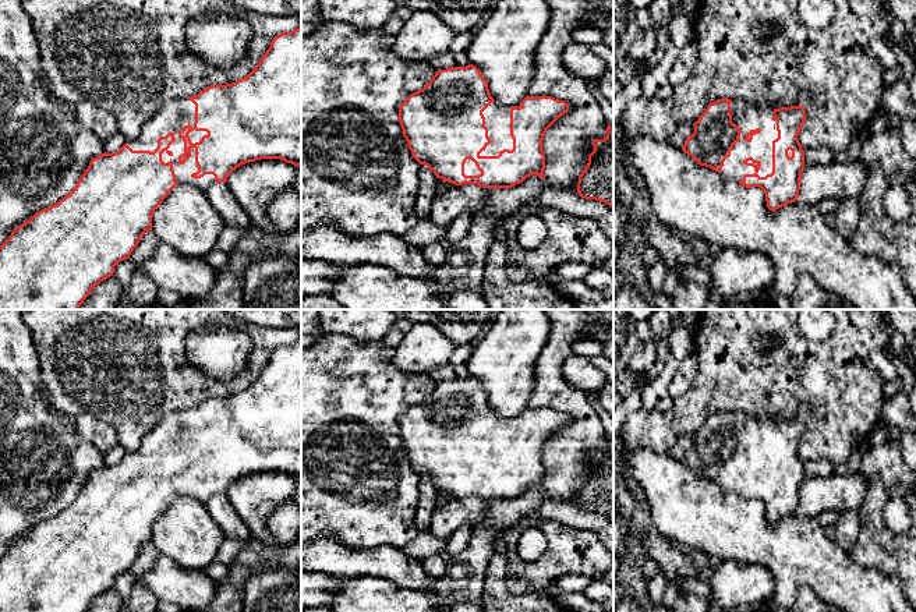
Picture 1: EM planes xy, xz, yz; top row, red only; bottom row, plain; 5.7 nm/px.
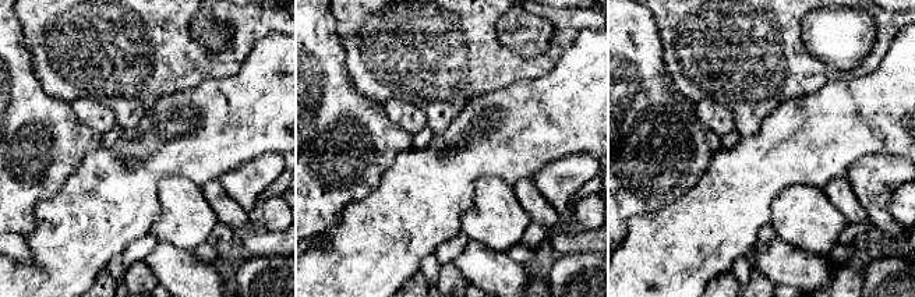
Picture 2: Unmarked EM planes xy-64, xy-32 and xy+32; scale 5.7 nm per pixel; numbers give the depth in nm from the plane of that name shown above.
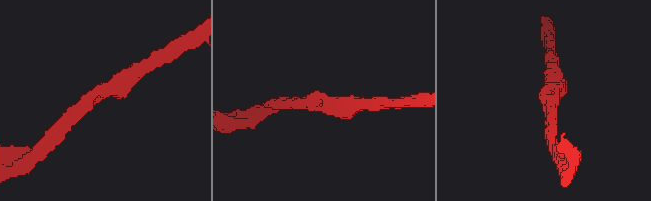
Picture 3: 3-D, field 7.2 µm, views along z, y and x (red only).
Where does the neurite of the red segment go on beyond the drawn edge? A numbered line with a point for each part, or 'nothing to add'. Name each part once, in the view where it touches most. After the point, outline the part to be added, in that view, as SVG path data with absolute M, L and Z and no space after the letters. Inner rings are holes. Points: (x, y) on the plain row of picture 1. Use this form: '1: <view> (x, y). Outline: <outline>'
1: xy (172, 428). Outline: M187 410L167 413L159 422L142 438L141 445L134 452L125 452L132 463L151 463L158 460L158 452L167 446L174 446L174 454L162 466L165 475L173 474L173 482L177 495L194 498L202 503L216 495L213 487L205 487L201 491L192 491L191 487L198 484L195 475L195 460L191 460L191 470L184 477L178 475L178 468L184 466L184 453L178 449L178 443L185 438L194 441L195 417Z

